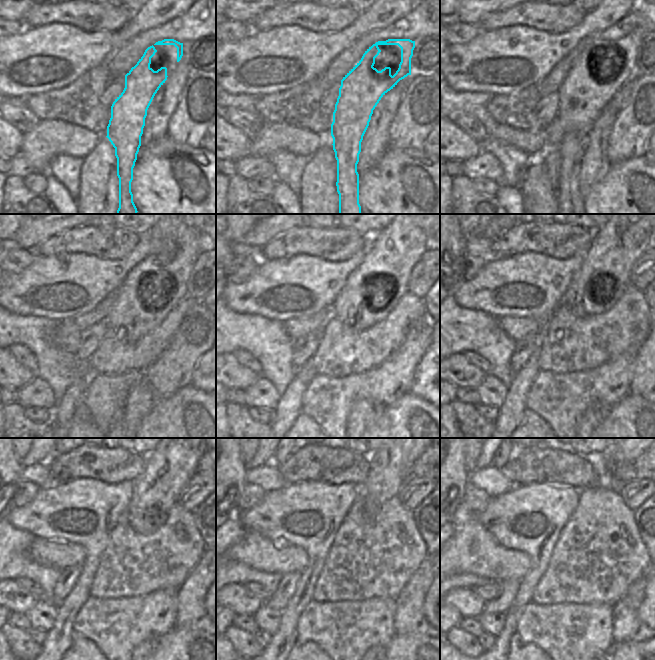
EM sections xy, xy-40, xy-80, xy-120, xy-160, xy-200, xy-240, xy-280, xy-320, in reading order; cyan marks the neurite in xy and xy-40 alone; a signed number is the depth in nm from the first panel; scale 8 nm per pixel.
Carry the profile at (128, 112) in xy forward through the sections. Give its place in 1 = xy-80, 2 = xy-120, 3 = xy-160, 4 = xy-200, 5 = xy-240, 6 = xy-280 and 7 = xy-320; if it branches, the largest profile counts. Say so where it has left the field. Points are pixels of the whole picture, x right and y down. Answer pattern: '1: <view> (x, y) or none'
1: xy-80 (583, 94)
2: xy-120 (137, 317)
3: xy-160 (392, 253)
4: xy-200 (626, 235)
5: xy-240 (168, 468)
6: xy-280 (388, 466)
7: xy-320 (601, 461)

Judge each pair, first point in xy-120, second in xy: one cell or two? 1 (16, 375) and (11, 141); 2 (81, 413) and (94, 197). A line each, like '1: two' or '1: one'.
1: one
2: one

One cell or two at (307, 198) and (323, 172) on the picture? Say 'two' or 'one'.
one

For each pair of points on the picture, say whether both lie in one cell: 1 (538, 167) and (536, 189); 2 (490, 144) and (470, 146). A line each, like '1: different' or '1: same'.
1: same
2: different

